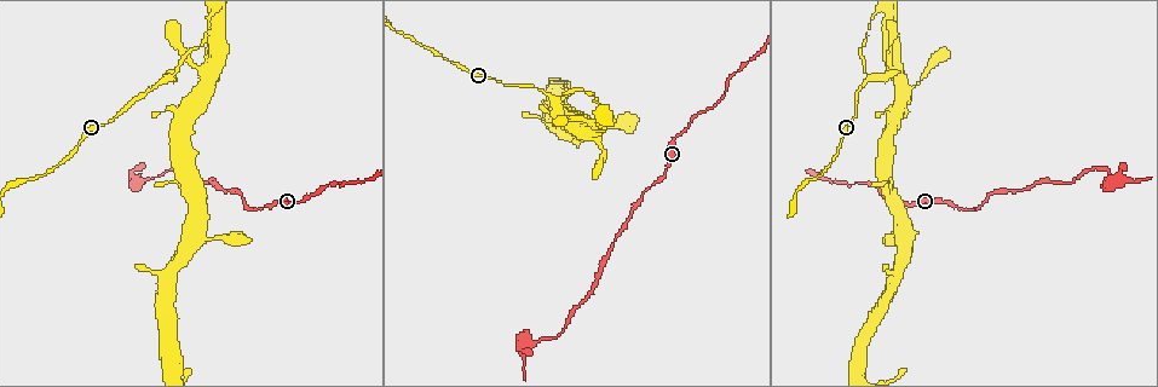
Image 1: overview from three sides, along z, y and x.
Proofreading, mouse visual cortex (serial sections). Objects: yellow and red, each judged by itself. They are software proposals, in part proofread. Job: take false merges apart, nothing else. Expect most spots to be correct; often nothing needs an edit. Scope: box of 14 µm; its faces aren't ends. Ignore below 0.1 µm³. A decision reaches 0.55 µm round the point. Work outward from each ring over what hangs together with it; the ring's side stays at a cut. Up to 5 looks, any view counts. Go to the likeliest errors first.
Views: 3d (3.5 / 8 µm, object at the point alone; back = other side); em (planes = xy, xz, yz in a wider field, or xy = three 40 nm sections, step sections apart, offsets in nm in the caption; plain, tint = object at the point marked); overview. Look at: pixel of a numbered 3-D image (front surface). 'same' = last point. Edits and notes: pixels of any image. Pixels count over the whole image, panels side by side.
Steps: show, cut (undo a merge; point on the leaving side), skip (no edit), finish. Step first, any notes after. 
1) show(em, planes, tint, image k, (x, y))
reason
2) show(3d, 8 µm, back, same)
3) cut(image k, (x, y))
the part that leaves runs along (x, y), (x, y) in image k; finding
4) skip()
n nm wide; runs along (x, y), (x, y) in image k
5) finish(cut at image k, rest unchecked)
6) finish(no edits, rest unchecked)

show(3d, 3.5 µm, back, image 1, (867, 79))
a fork

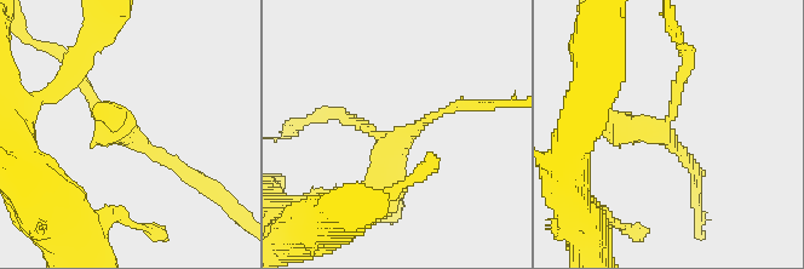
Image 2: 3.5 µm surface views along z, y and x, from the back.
show(em, xy, step 2, tint, image 2, (662, 129))

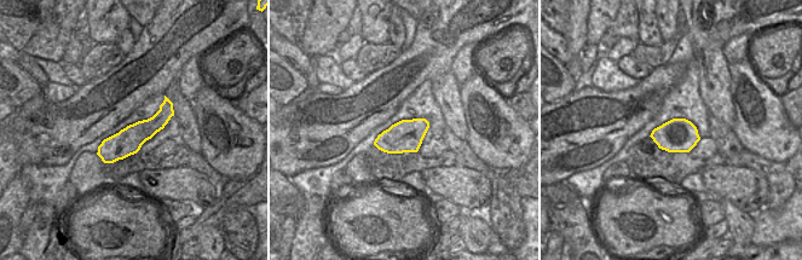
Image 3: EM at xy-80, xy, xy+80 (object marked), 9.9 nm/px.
show(em, planes, tint, same)

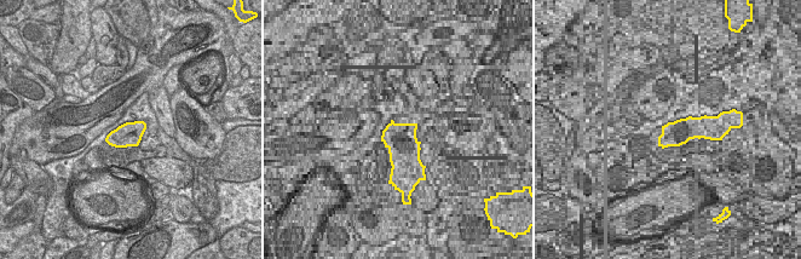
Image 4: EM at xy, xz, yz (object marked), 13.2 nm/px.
skip()
runs along (181, 170), (109, 125), (73, 69) in image 2; all the same cell

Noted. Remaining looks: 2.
show(3d, 3.5 µm, image 1, (521, 349))
sharp bend

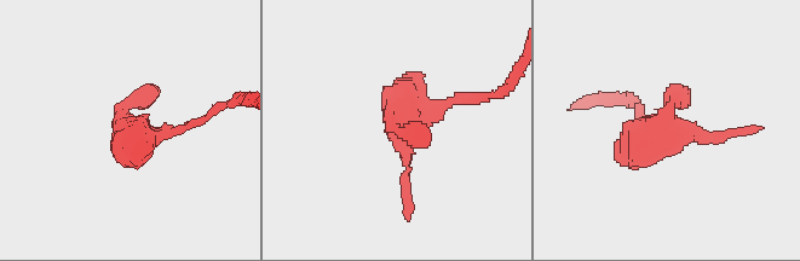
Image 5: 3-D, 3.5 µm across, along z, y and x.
show(em, xy, step 2, tint, image 5, (664, 132))
now the EM

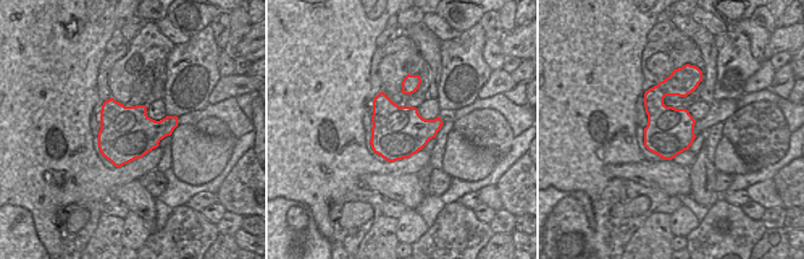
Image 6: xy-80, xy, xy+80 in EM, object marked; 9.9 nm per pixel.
skip()
continuous, no second cell

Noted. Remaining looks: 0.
finish(no edits, rest unchecked)

